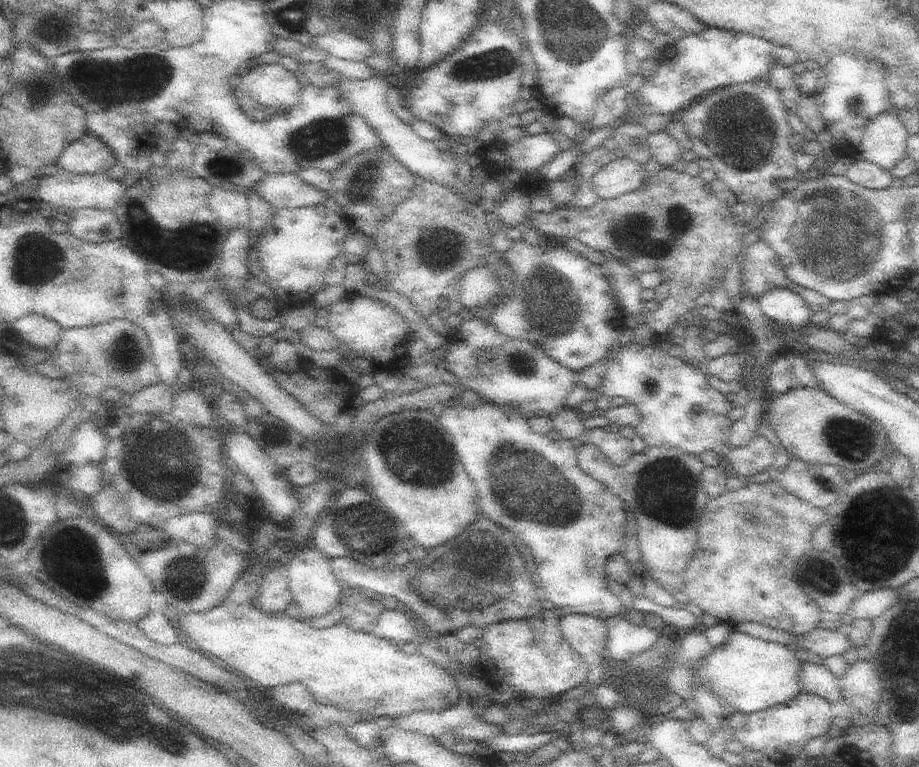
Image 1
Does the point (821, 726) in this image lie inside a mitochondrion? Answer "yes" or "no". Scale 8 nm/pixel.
no

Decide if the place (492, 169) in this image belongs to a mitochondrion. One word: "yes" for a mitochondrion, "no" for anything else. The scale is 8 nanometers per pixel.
no

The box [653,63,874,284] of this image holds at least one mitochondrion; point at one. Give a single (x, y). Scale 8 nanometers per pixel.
(740, 128)

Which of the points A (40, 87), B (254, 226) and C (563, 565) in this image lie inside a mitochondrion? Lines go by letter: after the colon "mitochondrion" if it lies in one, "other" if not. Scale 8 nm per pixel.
A: mitochondrion
B: other
C: other

